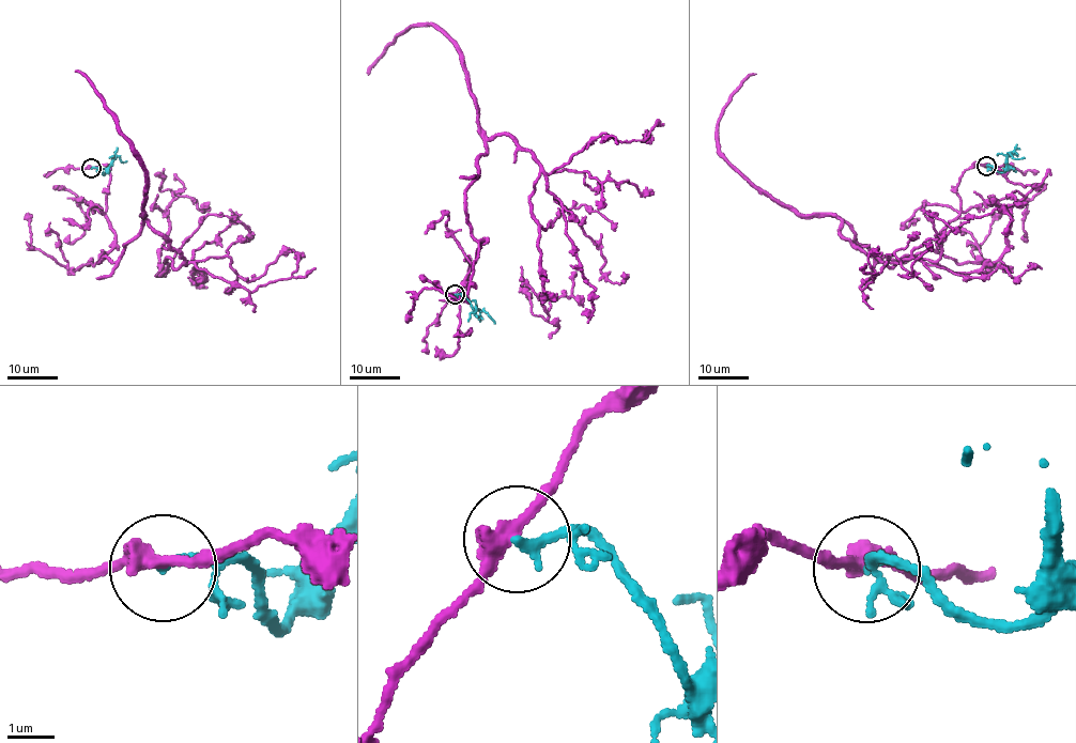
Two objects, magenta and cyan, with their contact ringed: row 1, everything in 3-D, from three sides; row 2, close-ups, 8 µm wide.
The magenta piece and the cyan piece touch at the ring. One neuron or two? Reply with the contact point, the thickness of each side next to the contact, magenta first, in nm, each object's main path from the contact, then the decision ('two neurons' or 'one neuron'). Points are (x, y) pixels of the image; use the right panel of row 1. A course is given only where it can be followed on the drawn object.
place (986, 166); calibres 360 and 200 nm; course magenta (986, 167), (965, 171), (937, 250), (877, 261), (839, 231), (889, 266), (979, 272), (1023, 198), (992, 198); course cyan (987, 167), (1004, 171), (1009, 153), (1015, 158), (1025, 158); two neurons

